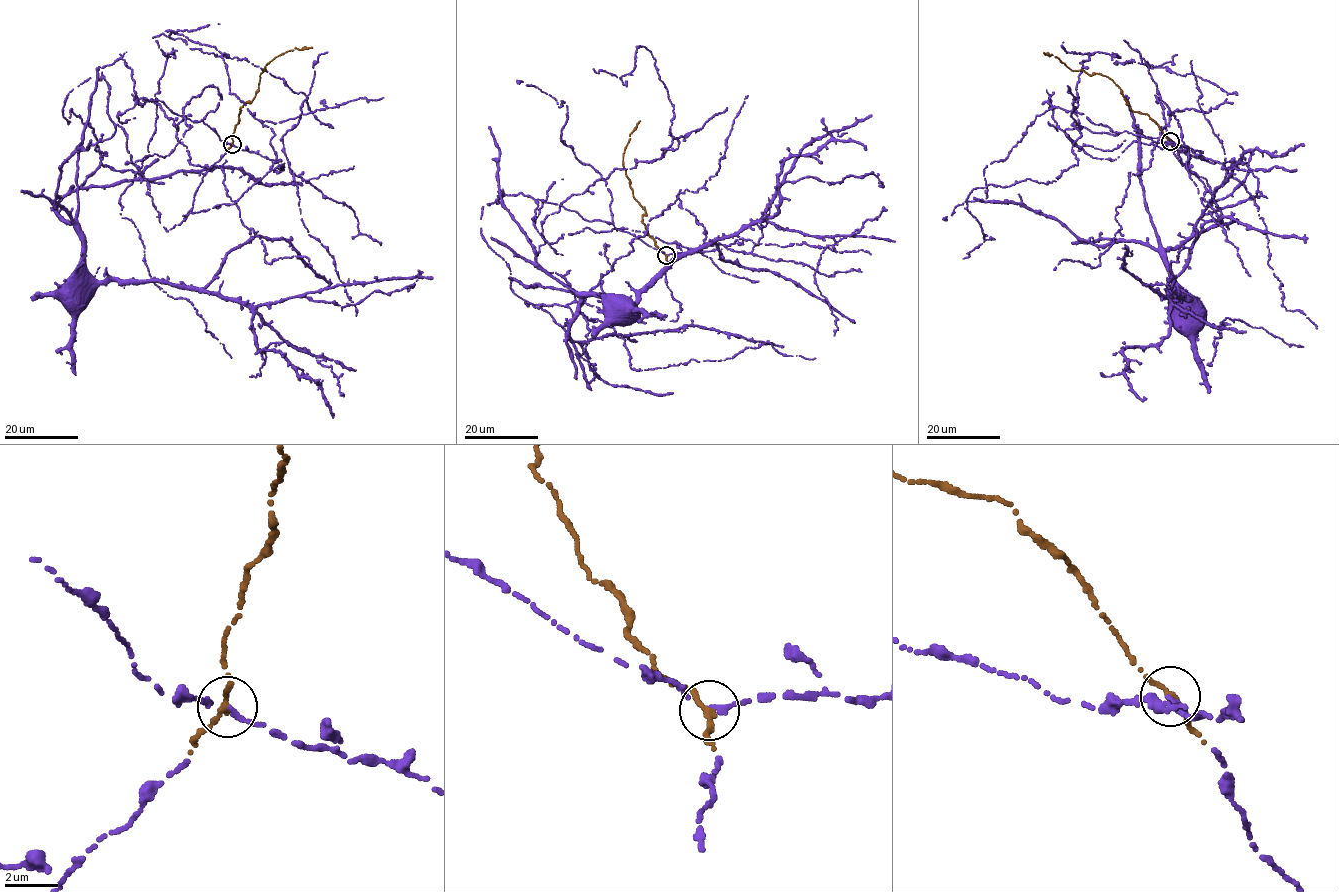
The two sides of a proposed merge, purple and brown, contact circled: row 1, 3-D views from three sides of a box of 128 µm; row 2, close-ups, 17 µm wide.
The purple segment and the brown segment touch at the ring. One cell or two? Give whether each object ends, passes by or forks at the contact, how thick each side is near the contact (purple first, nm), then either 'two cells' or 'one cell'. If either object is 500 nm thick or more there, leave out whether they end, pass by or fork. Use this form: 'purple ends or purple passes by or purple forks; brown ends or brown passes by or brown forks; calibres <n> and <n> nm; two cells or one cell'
purple passes by; brown passes by; calibres 150 and 240 nm; one cell

